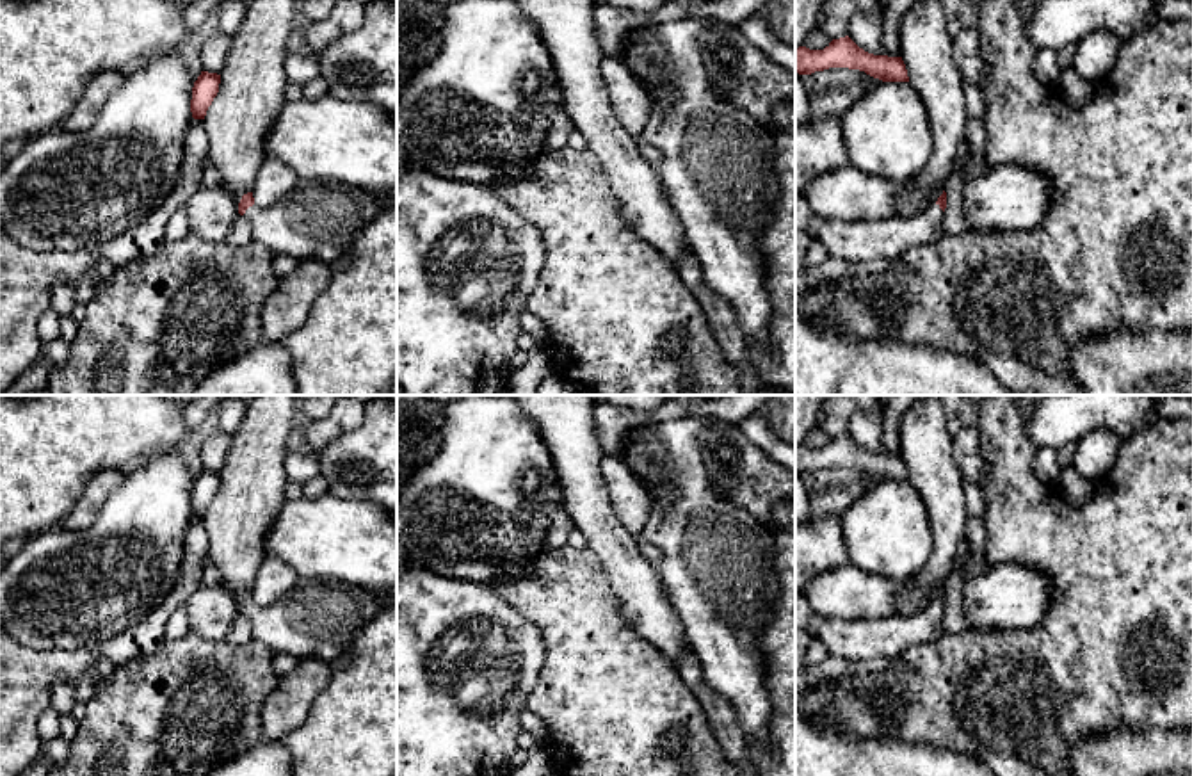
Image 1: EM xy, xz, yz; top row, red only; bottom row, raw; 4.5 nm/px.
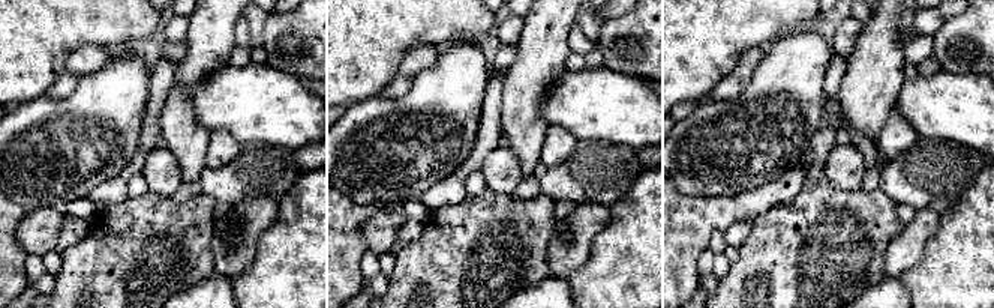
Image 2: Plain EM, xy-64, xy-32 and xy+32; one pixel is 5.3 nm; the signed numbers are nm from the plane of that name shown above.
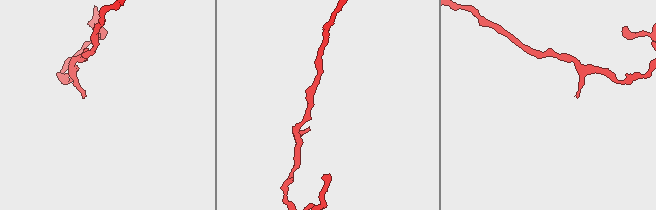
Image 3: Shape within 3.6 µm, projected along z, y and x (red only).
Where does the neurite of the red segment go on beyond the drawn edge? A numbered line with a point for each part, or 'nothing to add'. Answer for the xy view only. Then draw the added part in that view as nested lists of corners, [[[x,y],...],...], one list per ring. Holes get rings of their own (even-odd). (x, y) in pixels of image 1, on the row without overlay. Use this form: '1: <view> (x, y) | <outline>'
1: xy (321, 618) | [[[306,578],[299,580],[283,600],[267,607],[253,603],[244,614],[251,621],[253,639],[272,653],[286,653],[297,660],[317,657],[331,664],[352,646],[381,609],[377,594],[365,587],[331,578]]]

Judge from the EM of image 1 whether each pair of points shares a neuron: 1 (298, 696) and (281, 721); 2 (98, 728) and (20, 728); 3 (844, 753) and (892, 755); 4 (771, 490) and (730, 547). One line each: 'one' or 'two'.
1: one
2: two
3: one
4: two

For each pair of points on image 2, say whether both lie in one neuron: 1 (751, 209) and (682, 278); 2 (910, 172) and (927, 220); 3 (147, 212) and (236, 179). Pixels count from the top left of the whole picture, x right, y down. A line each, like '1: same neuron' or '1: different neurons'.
1: same neuron
2: different neurons
3: different neurons

